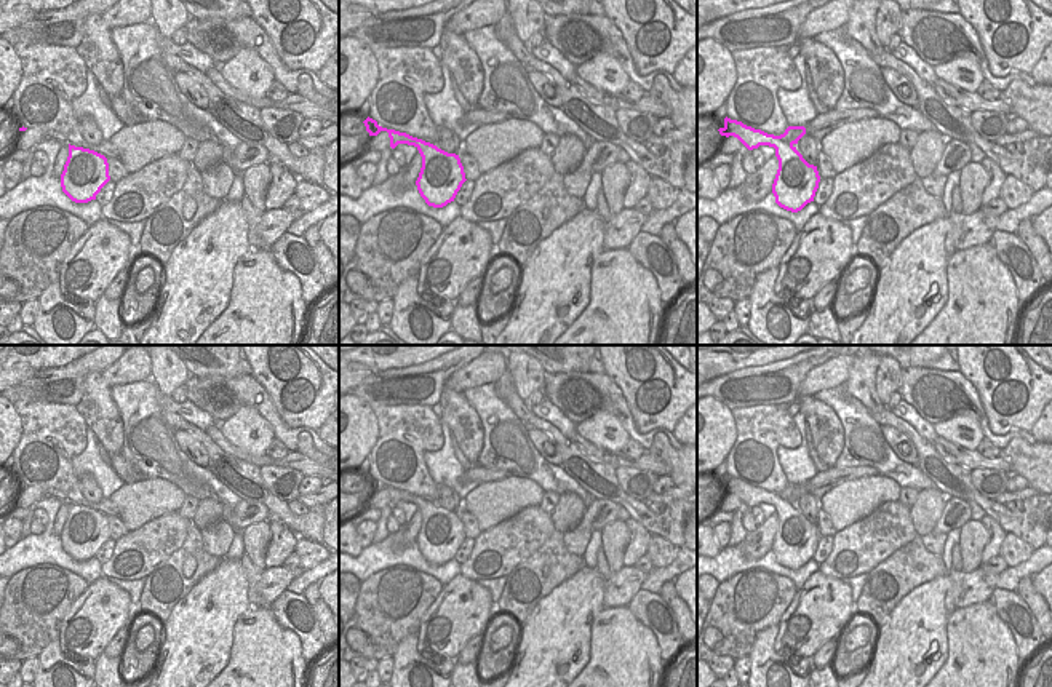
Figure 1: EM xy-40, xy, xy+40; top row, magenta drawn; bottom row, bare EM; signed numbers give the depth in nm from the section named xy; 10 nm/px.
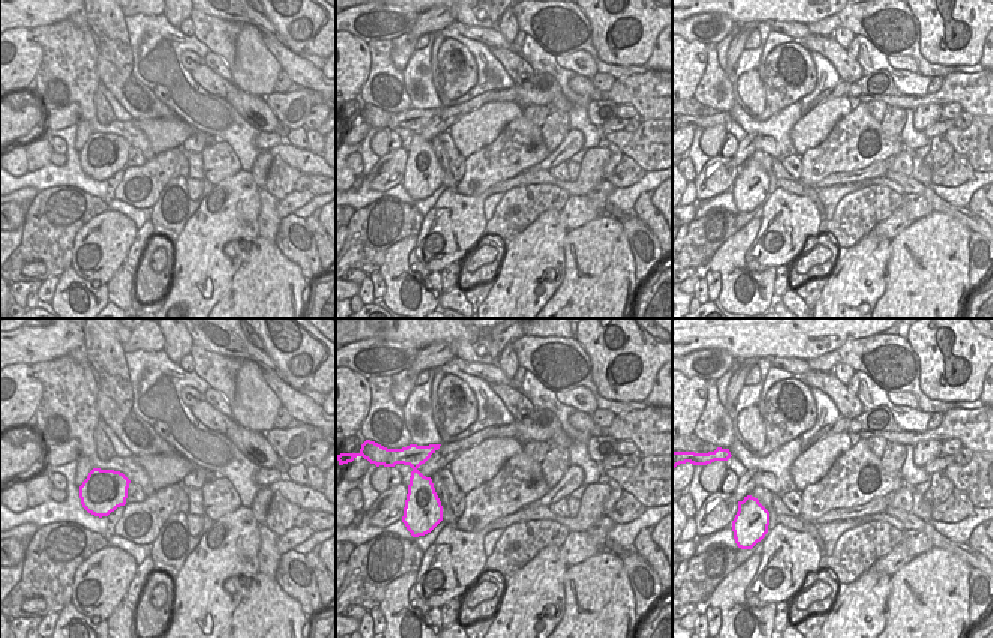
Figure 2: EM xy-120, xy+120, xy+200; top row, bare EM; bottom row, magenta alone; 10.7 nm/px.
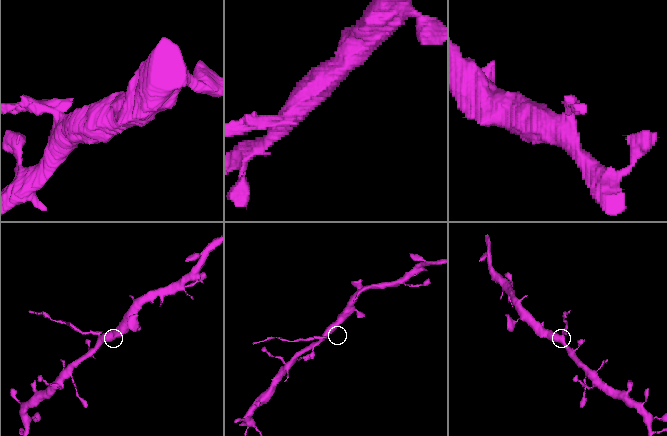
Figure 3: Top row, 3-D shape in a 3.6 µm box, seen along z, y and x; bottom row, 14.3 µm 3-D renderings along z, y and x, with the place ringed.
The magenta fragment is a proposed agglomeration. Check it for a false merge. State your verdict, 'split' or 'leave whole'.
split

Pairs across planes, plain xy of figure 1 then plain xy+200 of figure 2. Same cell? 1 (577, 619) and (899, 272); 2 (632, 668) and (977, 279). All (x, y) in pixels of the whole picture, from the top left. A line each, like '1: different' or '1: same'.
1: different
2: different

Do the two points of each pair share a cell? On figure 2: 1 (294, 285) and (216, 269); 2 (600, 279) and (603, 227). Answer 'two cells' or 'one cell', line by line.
1: two cells
2: one cell

